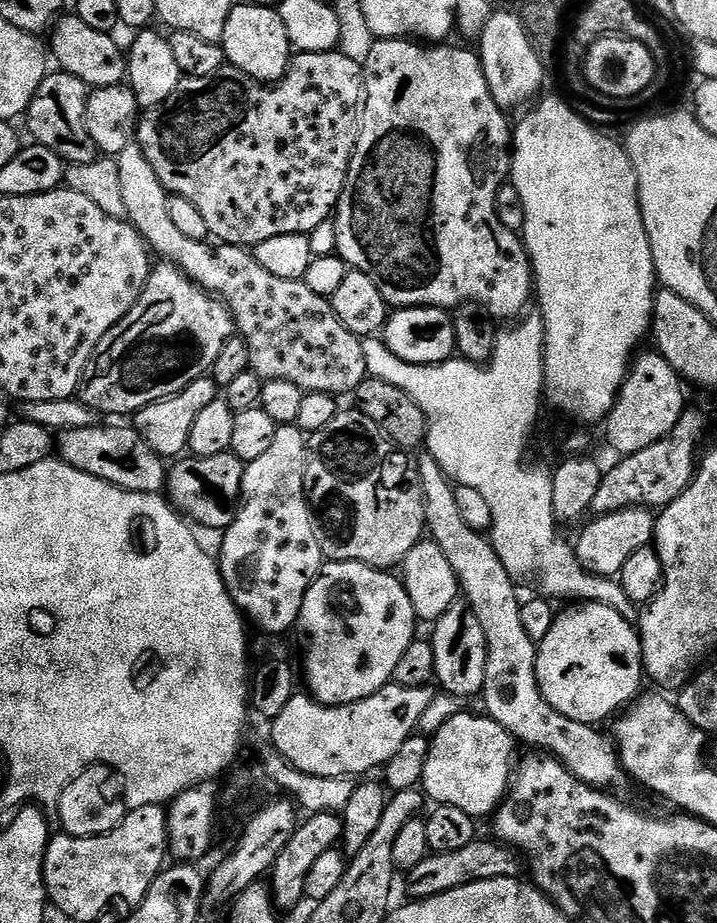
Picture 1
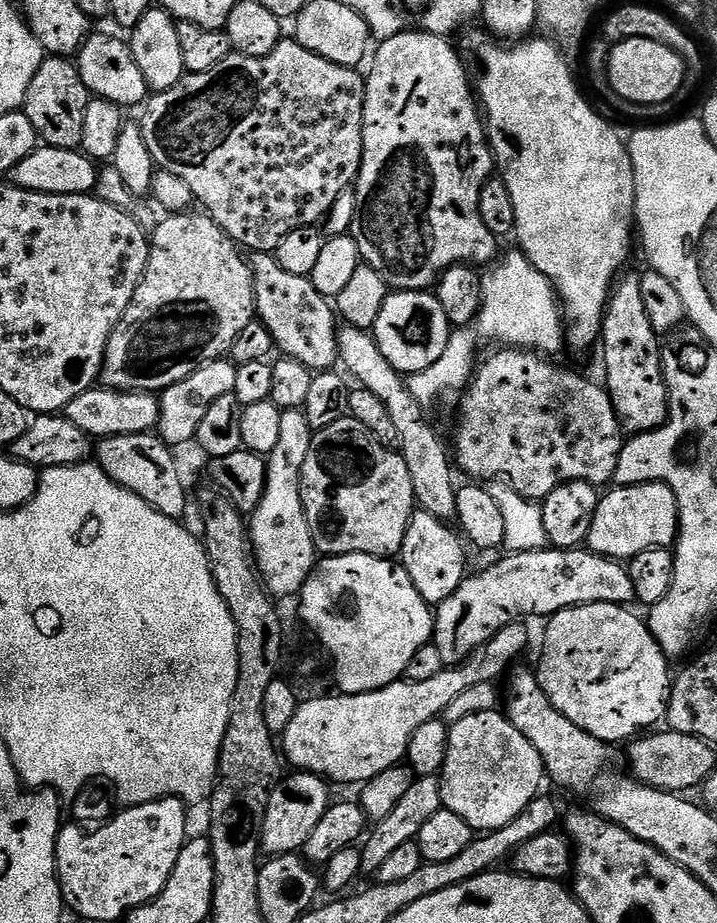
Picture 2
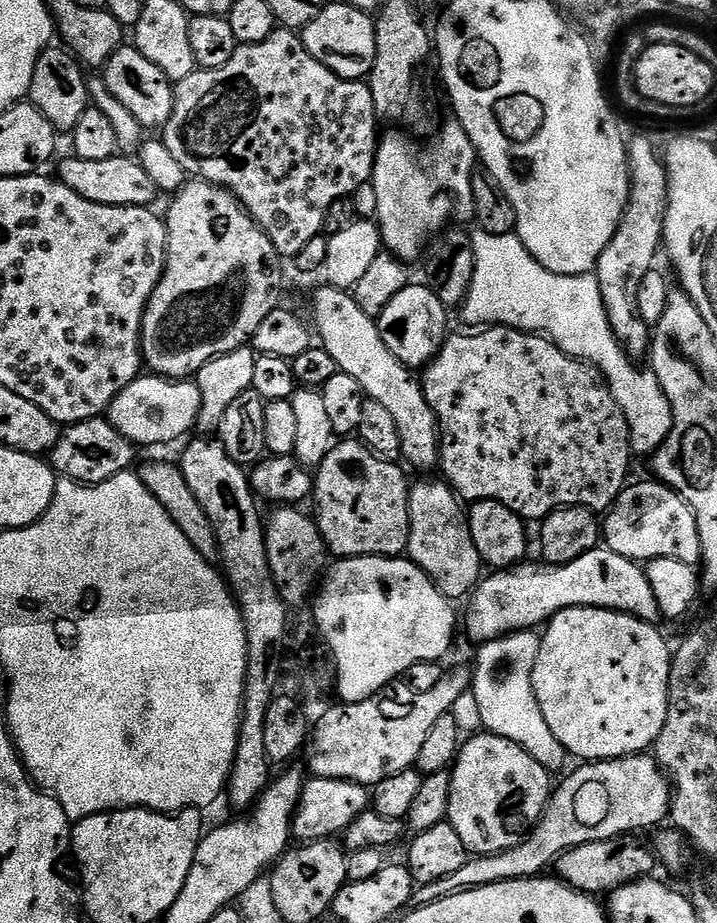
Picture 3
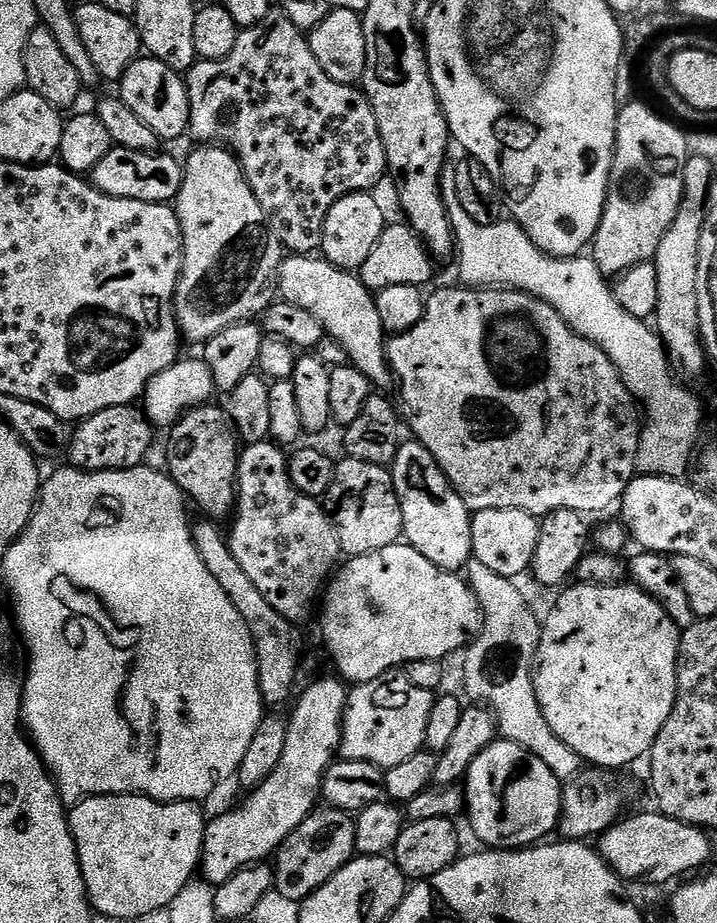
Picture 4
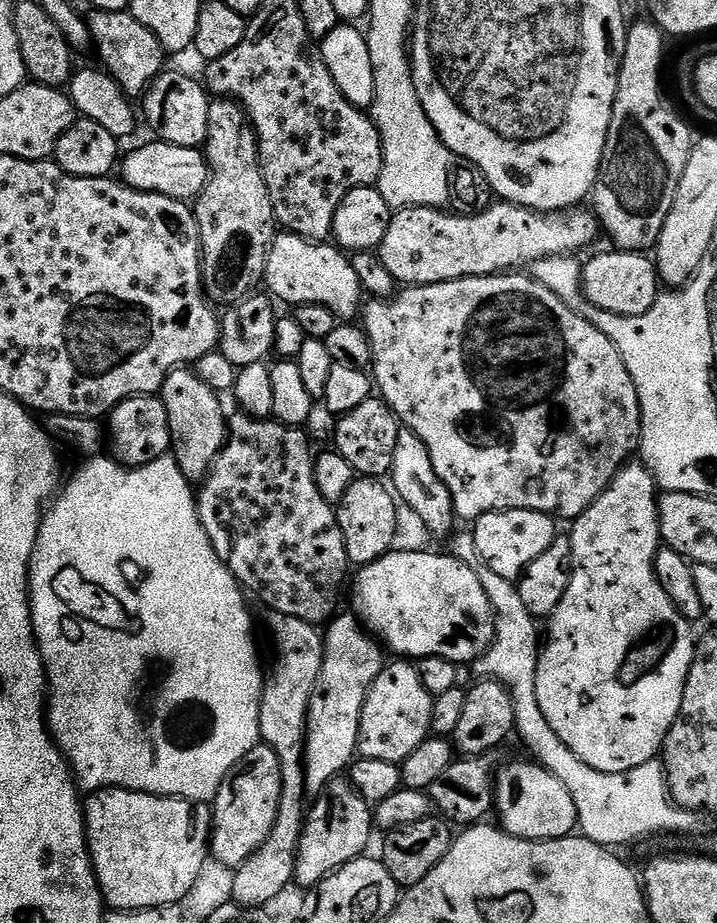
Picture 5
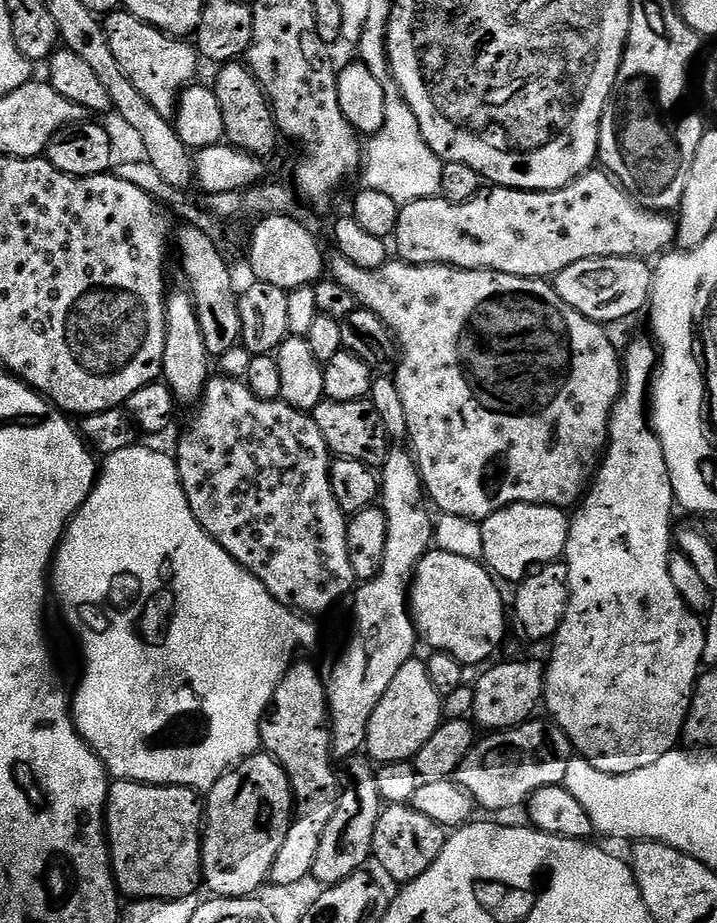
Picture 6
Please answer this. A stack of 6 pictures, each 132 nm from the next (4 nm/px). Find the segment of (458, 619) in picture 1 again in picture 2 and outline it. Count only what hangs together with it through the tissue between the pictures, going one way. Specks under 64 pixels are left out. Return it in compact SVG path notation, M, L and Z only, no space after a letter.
M583 547L539 552L514 552L505 555L505 560L489 566L477 576L469 575L439 604L434 612L434 643L446 666L463 664L472 652L496 636L507 624L527 621L527 616L551 618L556 612L576 608L580 604L618 604L628 606L636 600L634 582L630 582L627 567L621 561L608 556L597 556Z

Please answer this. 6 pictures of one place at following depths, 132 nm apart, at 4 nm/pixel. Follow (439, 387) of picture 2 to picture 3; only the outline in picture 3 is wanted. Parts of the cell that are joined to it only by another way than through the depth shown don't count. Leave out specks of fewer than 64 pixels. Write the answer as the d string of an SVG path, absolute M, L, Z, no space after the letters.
M476 230L471 233L471 237L476 265L474 276L468 286L468 296L462 305L465 322L480 324L476 326L503 326L516 328L520 332L543 334L566 355L574 356L578 360L587 360L604 376L609 390L614 394L614 402L618 402L618 406L622 406L622 414L626 414L631 451L645 454L655 452L672 429L672 407L651 367L639 368L636 365L639 363L628 355L624 345L618 342L618 338L614 338L614 330L607 316L598 314L598 292L595 287L590 286L589 277L563 276L546 270L546 266L539 264L530 254L530 250L526 250L519 236L513 233L490 234Z

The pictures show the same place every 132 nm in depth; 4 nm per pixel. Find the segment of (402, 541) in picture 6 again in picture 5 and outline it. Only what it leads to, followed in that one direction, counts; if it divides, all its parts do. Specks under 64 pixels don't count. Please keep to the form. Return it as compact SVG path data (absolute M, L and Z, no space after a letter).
M337 615L327 625L328 632L323 633L322 670L308 703L304 741L304 787L307 795L312 798L319 796L331 780L337 779L343 773L340 771L344 767L345 771L353 763L360 747L362 706L373 680L378 678L386 663L386 652L381 641L373 638L355 615L347 615Z

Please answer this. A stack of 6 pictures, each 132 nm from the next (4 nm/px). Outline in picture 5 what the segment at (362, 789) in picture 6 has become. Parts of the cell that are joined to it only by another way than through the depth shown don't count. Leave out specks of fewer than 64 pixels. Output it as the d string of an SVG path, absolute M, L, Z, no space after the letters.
M351 779L331 780L323 792L311 801L304 817L304 829L298 842L294 865L295 883L305 890L315 889L343 864L361 859L372 840L372 830L374 831L373 805L364 799Z

